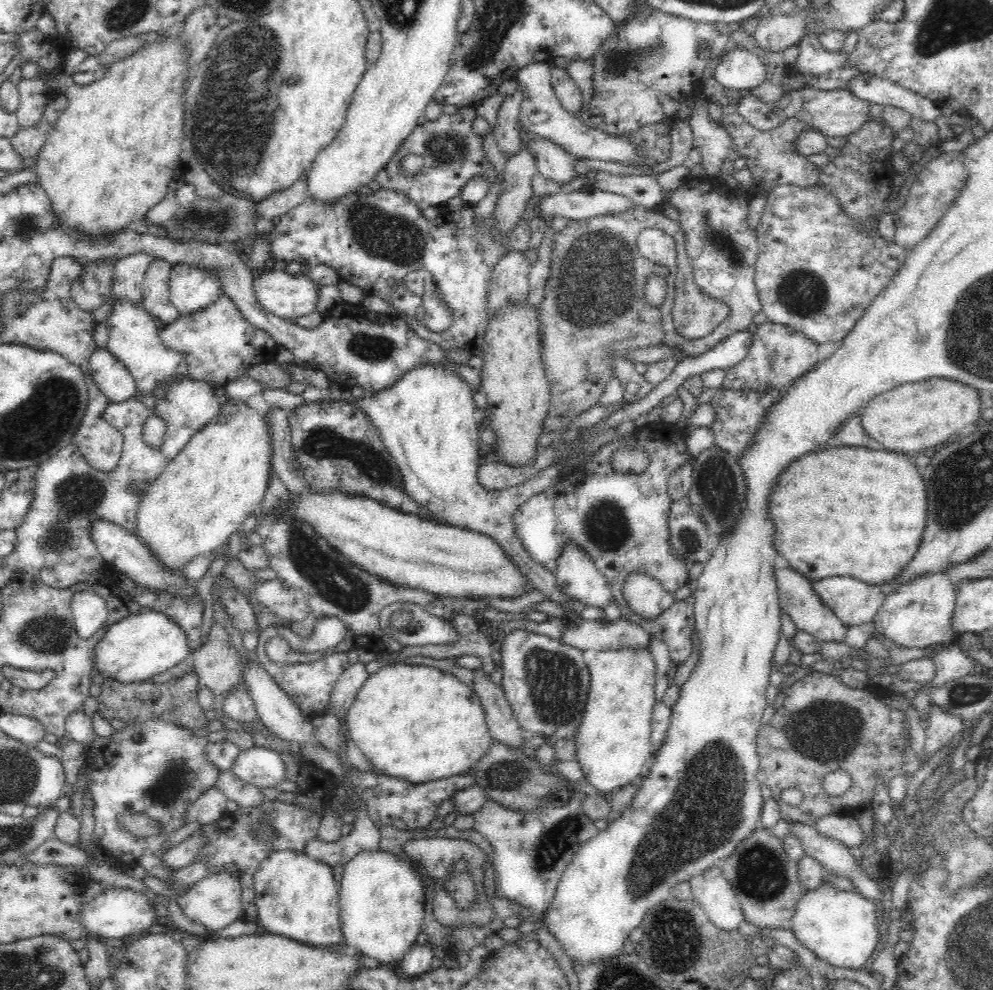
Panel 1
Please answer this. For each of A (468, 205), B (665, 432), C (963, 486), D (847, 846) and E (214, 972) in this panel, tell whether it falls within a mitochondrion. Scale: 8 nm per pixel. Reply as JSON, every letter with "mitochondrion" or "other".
{"A":"other","B":"other","C":"mitochondrion","D":"other","E":"other"}

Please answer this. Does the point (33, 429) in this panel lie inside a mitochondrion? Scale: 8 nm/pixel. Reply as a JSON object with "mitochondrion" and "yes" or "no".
{"mitochondrion":"yes"}

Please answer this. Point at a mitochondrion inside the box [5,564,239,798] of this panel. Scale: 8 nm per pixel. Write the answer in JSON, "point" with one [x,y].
{"point":[49,634]}

